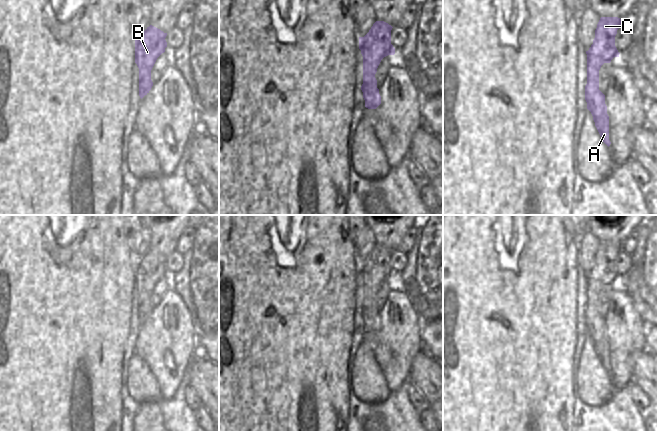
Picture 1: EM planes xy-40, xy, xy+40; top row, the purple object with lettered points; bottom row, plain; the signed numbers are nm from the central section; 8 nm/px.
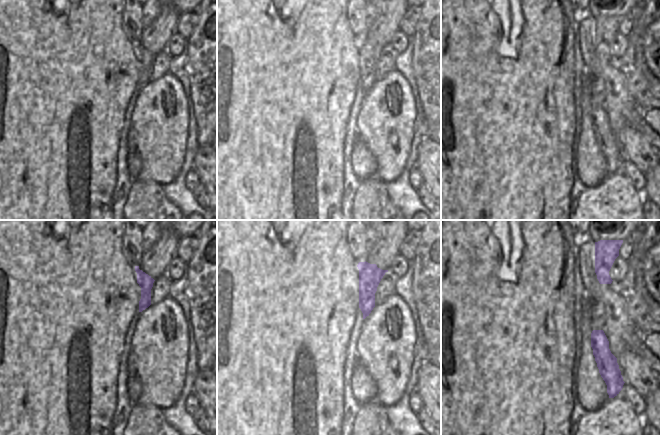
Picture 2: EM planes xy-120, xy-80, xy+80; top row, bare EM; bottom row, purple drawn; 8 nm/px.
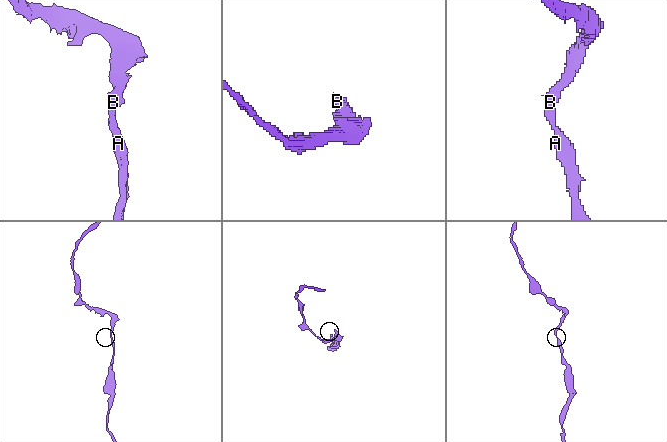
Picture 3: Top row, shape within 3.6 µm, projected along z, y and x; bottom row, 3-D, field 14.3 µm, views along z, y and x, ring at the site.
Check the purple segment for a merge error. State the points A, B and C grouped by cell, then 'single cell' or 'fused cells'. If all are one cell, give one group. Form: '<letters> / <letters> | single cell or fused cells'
A B C | single cell

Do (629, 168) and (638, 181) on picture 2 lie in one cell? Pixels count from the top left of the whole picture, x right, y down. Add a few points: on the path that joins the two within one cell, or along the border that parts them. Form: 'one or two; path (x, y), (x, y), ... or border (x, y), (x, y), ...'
one; path (632, 171), (638, 178)

